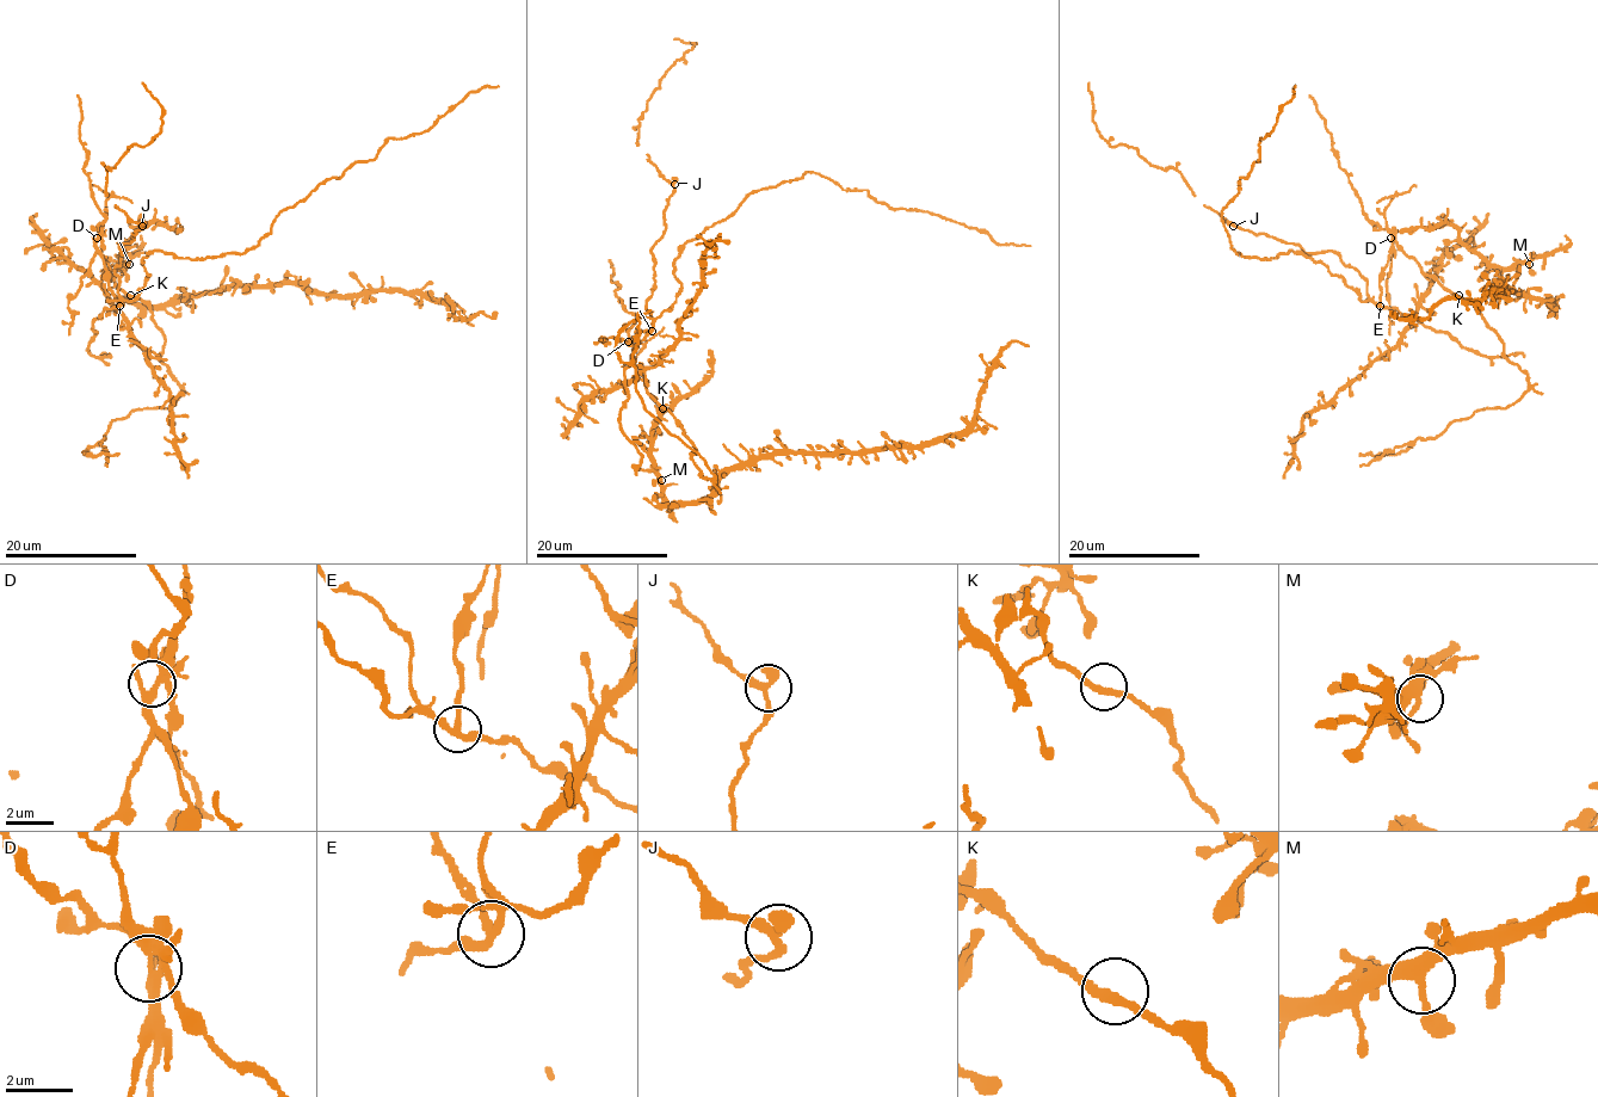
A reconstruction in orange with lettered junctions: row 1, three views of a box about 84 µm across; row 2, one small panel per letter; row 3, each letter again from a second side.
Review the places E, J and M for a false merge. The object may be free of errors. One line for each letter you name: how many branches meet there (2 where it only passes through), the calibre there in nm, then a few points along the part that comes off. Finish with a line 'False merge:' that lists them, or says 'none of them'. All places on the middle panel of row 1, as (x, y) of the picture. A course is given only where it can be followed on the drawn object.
E: 3 | 240 nm | (651, 330), (628, 343), (635, 364), (710, 480), (645, 407), (636, 369), (616, 351), (616, 337), (651, 310)
False merge: E

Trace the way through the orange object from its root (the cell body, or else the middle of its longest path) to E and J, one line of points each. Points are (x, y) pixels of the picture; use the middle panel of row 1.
E: (635, 358), (633, 346), (628, 343), (641, 330), (651, 330)
J: (635, 358), (628, 343), (653, 328), (646, 308), (654, 285), (651, 251), (666, 228), (664, 208), (674, 184)

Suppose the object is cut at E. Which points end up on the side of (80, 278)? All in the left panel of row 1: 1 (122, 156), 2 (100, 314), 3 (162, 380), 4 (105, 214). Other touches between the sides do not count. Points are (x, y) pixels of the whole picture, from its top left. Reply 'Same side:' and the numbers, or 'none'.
Same side: 4

